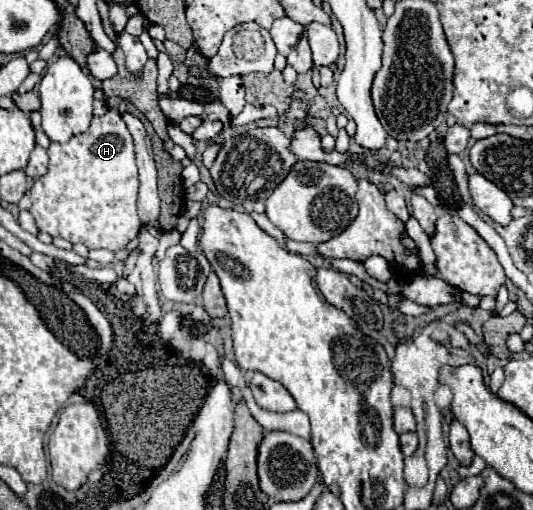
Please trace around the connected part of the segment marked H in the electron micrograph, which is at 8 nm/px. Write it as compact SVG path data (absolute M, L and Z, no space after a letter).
M108 110L104 116L94 116L90 128L84 134L72 136L66 144L52 142L48 146L48 172L34 180L30 188L32 216L40 232L48 232L52 238L64 238L72 244L82 242L86 248L106 248L118 252L136 236L140 228L140 218L136 214L138 198L138 168L134 160L132 136L122 122L120 112Z

